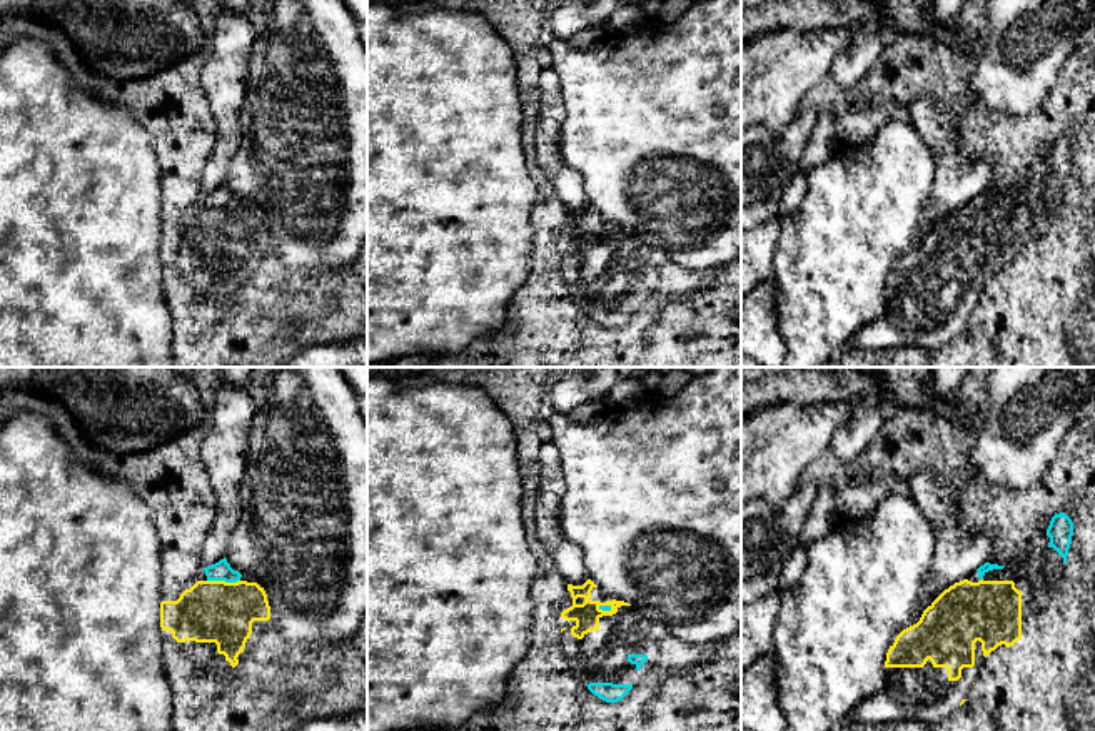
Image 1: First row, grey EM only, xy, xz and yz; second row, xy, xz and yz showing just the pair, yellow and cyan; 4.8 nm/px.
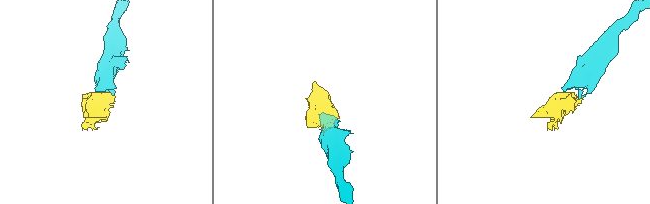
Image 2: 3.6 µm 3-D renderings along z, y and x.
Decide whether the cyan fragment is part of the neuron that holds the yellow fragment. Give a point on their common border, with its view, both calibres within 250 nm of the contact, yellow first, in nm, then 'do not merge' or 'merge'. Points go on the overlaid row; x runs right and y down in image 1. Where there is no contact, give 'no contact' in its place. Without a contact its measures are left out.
meets yellow in xy at (224, 581); 300 nm thick on the yellow side, 100 nm on the other; merge

